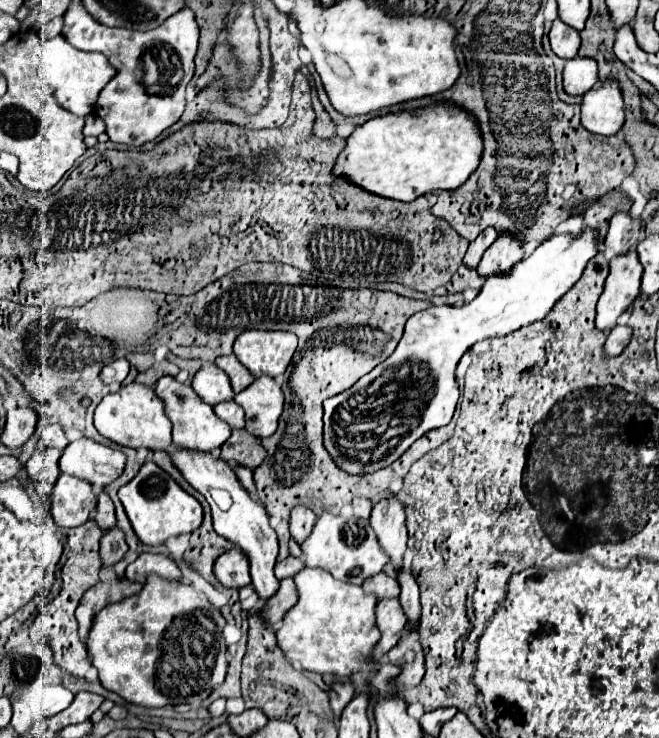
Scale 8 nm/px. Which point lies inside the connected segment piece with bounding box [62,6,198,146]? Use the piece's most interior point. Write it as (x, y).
(146, 96)

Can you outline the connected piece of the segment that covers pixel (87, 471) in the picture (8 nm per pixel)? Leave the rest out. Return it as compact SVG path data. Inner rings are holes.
M80 438L66 446L58 466L62 472L84 478L90 484L108 486L122 474L126 456L120 450L112 450L90 438Z

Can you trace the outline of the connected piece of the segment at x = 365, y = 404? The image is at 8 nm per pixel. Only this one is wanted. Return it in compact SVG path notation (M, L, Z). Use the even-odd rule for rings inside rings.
M584 230L580 234L556 234L542 242L532 256L520 260L508 278L488 278L480 294L466 306L432 306L424 312L416 312L408 322L404 336L390 358L378 364L372 372L364 374L352 388L340 392L324 402L324 446L332 454L334 462L350 474L368 474L380 468L390 466L398 460L420 436L426 432L446 426L454 414L458 402L458 384L456 384L456 364L462 354L472 348L476 342L486 338L496 338L510 334L526 324L532 324L560 300L582 276L590 258L598 254L598 244L602 242L600 234L594 230Z

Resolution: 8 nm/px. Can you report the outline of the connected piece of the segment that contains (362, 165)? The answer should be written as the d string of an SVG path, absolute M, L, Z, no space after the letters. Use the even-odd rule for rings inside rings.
M434 104L416 112L376 116L372 120L366 120L362 126L356 126L346 140L346 148L340 152L332 174L336 178L346 178L350 184L370 194L400 202L412 202L418 196L434 190L456 190L458 186L462 186L468 174L472 174L472 170L476 170L476 166L480 164L480 150L482 138L476 126L476 118L464 114L464 110L456 110L456 106Z

